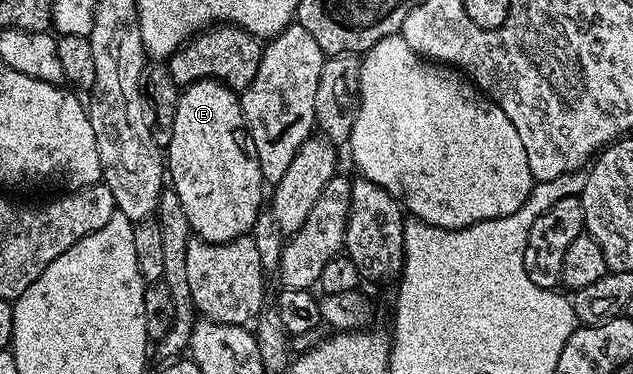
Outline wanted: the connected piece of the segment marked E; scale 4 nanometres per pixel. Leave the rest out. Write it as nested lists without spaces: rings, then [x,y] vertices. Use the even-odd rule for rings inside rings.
[[[204,79],[192,83],[178,94],[175,125],[167,148],[167,175],[170,180],[173,178],[171,189],[179,193],[189,230],[196,238],[205,239],[208,243],[226,243],[252,232],[256,217],[263,210],[261,194],[267,191],[267,184],[259,169],[255,141],[251,141],[251,133],[245,124],[238,92],[216,79]]]

